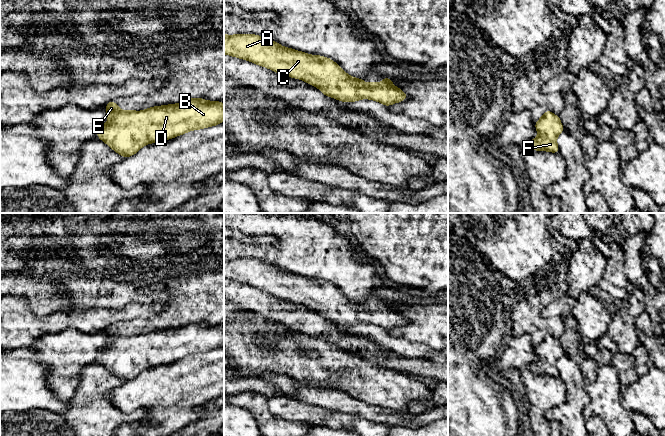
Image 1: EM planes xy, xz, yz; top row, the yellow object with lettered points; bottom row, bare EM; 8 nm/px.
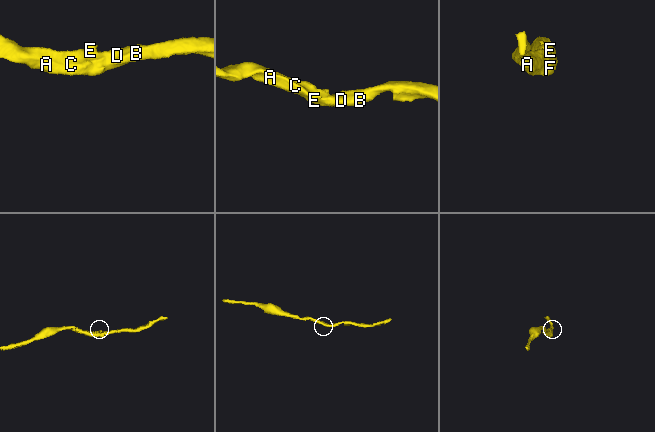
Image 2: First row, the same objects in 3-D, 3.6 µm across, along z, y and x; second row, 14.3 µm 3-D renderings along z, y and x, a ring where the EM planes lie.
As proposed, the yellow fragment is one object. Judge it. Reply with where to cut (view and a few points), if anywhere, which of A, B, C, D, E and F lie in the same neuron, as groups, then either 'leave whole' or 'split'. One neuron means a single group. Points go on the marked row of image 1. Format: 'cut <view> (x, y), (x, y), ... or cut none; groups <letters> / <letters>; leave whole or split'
cut none; groups A B C D E F; leave whole

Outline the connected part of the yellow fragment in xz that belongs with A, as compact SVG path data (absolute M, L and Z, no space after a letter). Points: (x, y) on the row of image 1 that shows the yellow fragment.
M224 34L224 54L248 60L278 74L302 79L329 97L342 102L370 99L390 106L407 95L384 76L381 83L366 84L353 78L327 57L310 55L255 34Z

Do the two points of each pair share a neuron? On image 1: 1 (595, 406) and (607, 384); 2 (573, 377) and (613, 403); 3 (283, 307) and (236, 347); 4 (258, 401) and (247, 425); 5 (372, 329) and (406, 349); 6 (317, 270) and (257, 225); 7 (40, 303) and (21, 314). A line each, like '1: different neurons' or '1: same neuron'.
1: same neuron
2: different neurons
3: different neurons
4: different neurons
5: same neuron
6: same neuron
7: different neurons

